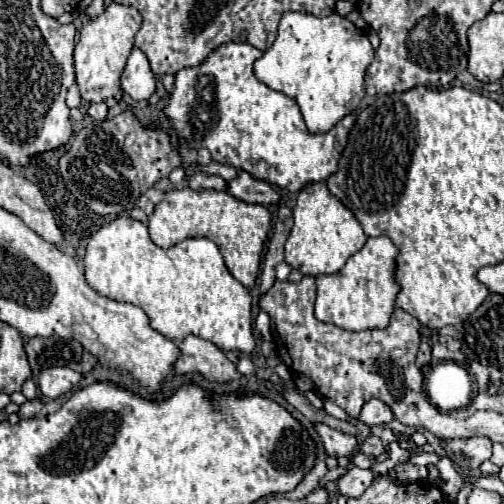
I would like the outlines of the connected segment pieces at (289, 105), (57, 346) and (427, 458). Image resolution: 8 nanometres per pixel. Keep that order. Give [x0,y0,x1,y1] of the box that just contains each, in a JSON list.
[[162,43,354,193],[24,337,96,375],[409,453,441,466]]

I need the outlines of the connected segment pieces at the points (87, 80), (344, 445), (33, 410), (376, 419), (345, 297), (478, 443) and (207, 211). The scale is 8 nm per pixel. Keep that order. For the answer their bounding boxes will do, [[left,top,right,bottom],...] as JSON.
[[74,3,142,103],[314,423,358,457],[18,399,42,419],[358,399,394,425],[314,235,400,331],[442,437,492,469],[148,187,272,289]]

